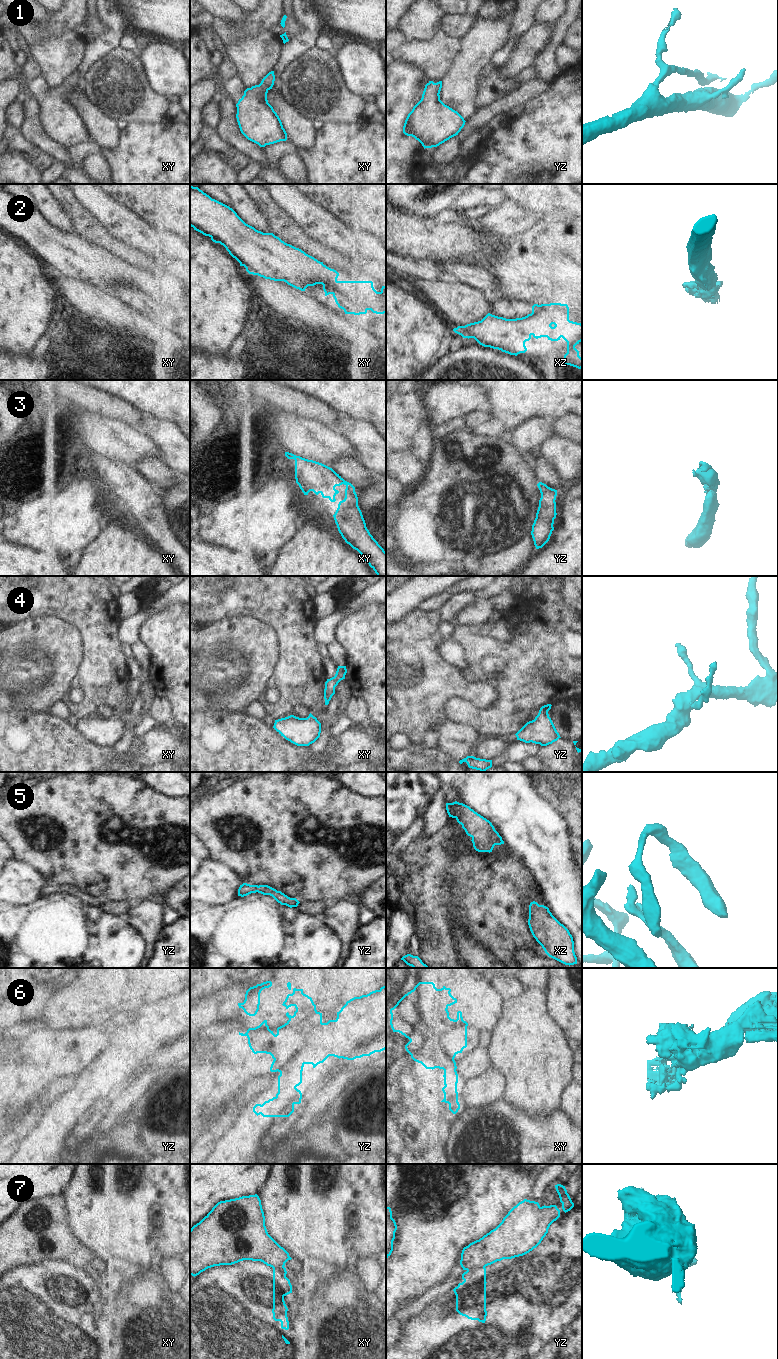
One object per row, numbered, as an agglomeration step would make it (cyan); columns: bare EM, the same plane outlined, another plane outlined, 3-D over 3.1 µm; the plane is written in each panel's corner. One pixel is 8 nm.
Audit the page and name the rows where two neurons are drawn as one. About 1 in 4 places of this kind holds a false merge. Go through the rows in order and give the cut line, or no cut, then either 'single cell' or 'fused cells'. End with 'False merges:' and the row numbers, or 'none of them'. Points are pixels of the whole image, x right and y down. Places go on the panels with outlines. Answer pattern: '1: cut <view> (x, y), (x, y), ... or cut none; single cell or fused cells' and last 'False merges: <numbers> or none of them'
1: cut none; single cell
2: cut none; single cell
3: cut none; single cell
4: cut none; single cell
5: cut none; single cell
6: cut yz (274, 1058), (288, 1056), (304, 1063); fused cells
7: cut yz (484, 1266), (467, 1270); fused cells
False merges: 6, 7

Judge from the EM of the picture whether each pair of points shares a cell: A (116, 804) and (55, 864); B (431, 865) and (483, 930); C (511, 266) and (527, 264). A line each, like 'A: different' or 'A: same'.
A: same
B: same
C: different

